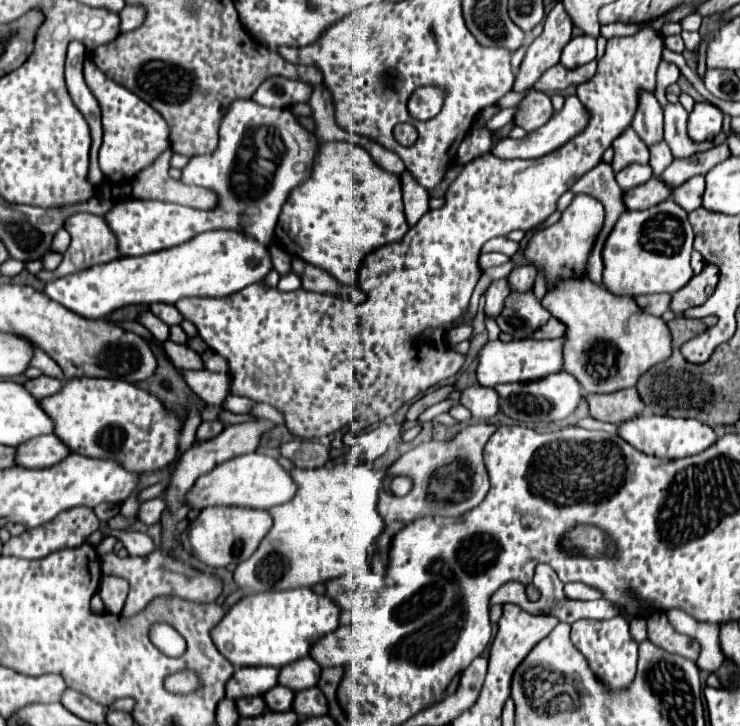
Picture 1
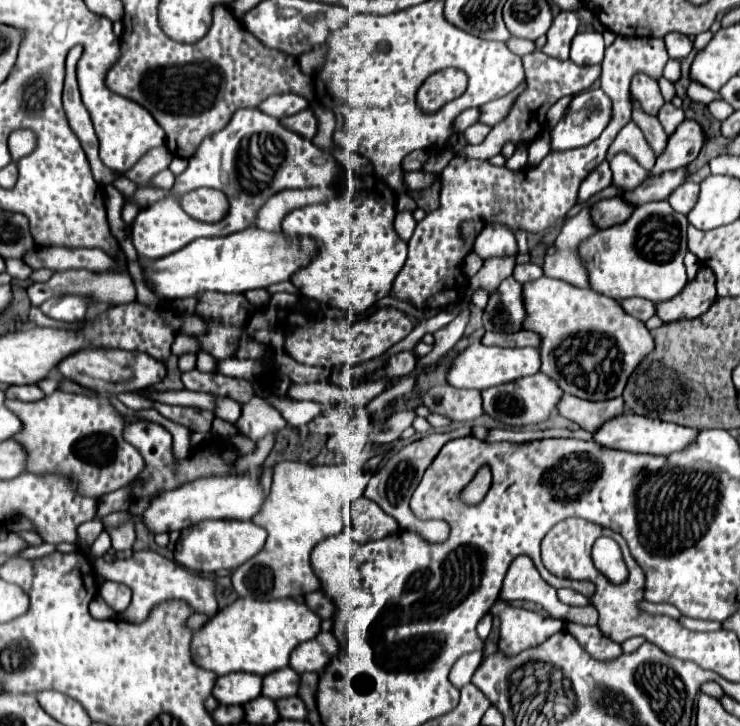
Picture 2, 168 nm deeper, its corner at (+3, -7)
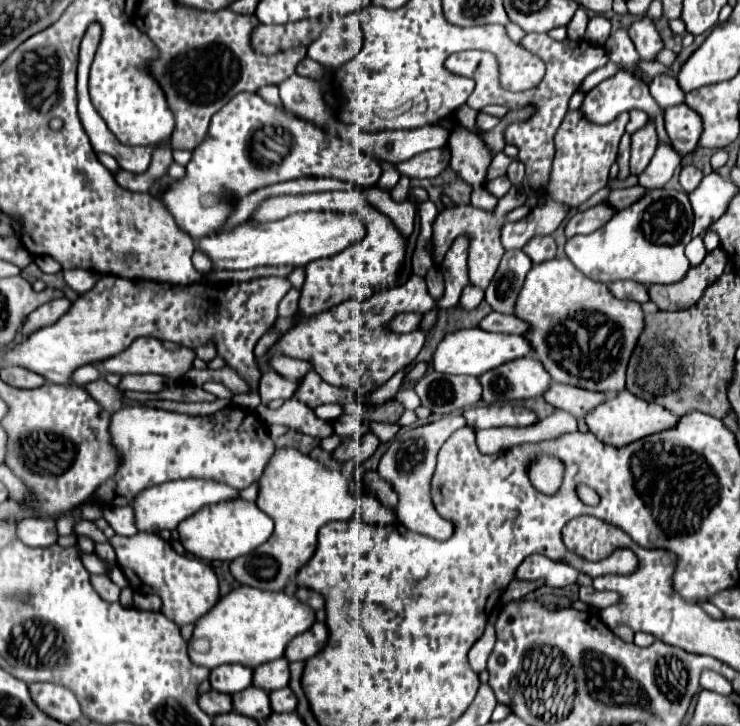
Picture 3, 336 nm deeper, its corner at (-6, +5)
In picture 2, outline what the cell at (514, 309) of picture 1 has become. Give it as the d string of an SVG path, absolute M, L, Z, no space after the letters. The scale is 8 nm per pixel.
M509 276L489 294L489 302L483 310L485 330L495 332L519 332L525 318L525 306L521 298L521 284Z

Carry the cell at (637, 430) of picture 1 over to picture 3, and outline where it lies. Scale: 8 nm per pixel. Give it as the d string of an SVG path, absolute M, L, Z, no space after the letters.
M628 390L620 392L614 398L608 398L604 404L600 404L598 408L594 408L588 416L586 416L586 424L588 428L594 432L594 436L602 442L608 442L612 446L622 446L622 444L630 444L634 440L664 432L668 428L676 428L676 424L680 422L680 416L668 412L666 408L660 408L658 404L640 400L636 396L632 396Z

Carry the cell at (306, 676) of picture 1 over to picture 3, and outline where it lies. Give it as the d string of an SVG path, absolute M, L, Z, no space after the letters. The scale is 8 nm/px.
M280 658L280 660L272 660L268 664L262 664L260 668L256 668L256 686L264 688L266 692L278 690L288 686L290 682L290 668L288 668L288 660Z

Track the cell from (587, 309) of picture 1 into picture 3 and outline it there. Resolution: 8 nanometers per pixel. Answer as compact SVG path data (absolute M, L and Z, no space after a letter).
M554 258L528 272L516 316L530 324L526 338L536 346L536 358L554 382L612 394L626 388L626 368L644 332L640 304L618 300L606 284L584 276L568 258Z

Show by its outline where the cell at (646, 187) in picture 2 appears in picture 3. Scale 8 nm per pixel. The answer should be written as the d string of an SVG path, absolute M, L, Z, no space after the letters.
M636 184L636 186L630 186L630 188L618 188L618 190L612 190L610 196L608 196L608 204L614 206L616 210L624 210L628 208L630 204L634 204L636 200L640 200L644 194L648 192L648 188Z

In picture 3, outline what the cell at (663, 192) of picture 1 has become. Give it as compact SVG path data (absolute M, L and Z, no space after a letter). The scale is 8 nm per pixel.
M600 202L584 212L576 212L572 216L572 220L568 220L568 224L566 224L566 236L590 234L590 232L602 228L614 214L616 214L616 208L606 202Z

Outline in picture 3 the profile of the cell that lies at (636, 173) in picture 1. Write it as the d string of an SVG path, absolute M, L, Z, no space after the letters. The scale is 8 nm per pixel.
M650 120L648 128L640 128L638 132L632 134L630 138L630 172L634 176L642 174L644 168L648 166L648 160L654 156L658 144L658 136L656 136L656 128Z

